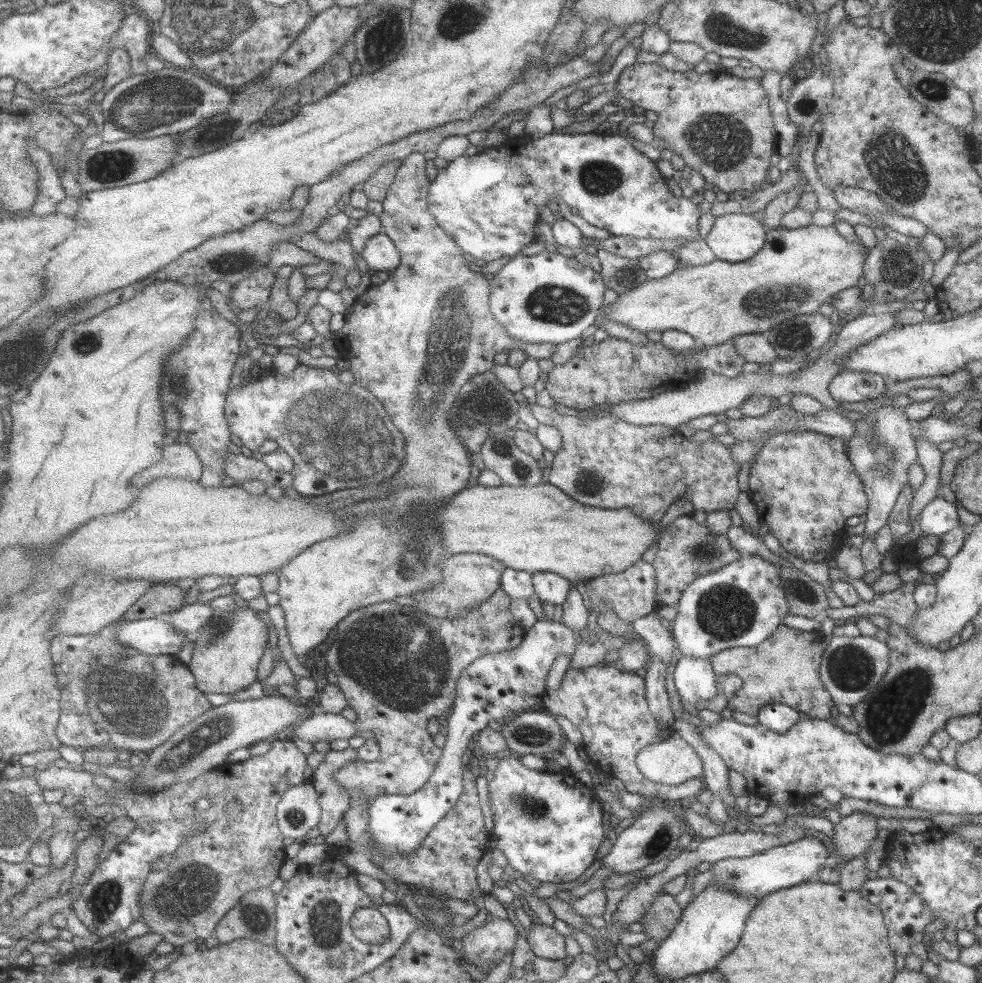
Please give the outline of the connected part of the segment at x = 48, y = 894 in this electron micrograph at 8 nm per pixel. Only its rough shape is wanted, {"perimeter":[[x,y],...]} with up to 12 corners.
{"perimeter":[[75,855],[62,871],[33,882],[10,901],[16,919],[59,897],[78,868]]}

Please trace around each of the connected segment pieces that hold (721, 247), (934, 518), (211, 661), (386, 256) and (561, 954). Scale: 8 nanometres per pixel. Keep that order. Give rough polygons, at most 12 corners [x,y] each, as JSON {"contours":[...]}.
{"contours":[[[753,214],[715,218],[706,240],[716,258],[744,262],[762,250]],[[938,497],[920,512],[921,530],[939,537],[961,522]],[[247,606],[216,613],[189,666],[205,693],[258,682],[270,626]],[[386,232],[366,247],[365,260],[374,272],[403,264],[402,251]],[[532,924],[528,942],[538,957],[568,958],[566,935]]]}

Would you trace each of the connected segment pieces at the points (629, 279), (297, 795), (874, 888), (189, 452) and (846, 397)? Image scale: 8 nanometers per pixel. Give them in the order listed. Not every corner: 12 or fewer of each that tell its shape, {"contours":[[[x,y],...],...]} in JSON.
{"contours":[[[602,248],[596,256],[607,288],[621,295],[646,282],[638,259]],[[316,785],[292,787],[279,804],[287,838],[308,841],[324,807]],[[874,878],[861,896],[883,913],[894,954],[928,960],[934,920],[908,884]],[[170,441],[164,459],[136,475],[138,488],[162,477],[201,481],[206,466],[191,443]],[[841,370],[829,392],[836,402],[878,399],[880,374]]]}

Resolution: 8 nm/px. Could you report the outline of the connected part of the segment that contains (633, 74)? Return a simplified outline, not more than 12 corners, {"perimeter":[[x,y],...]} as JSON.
{"perimeter":[[636,62],[618,96],[716,190],[768,184],[760,79]]}

